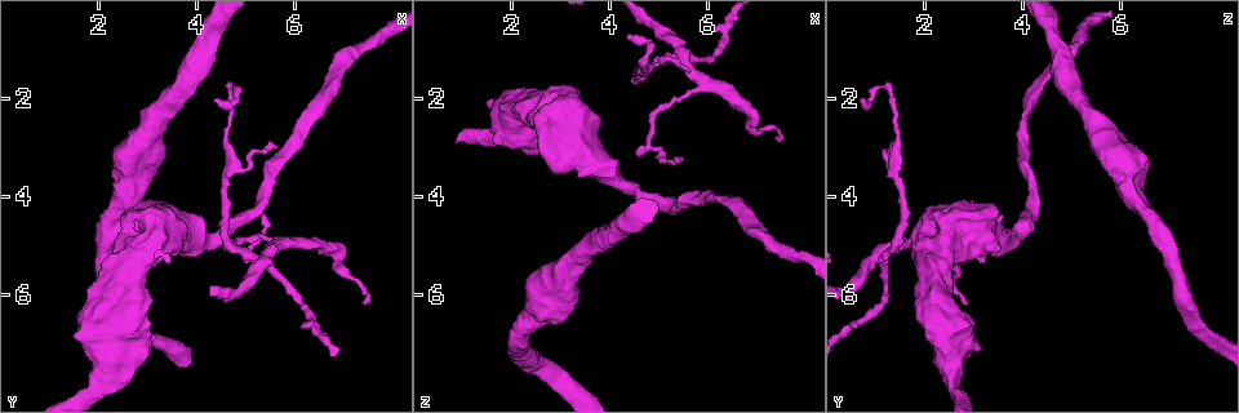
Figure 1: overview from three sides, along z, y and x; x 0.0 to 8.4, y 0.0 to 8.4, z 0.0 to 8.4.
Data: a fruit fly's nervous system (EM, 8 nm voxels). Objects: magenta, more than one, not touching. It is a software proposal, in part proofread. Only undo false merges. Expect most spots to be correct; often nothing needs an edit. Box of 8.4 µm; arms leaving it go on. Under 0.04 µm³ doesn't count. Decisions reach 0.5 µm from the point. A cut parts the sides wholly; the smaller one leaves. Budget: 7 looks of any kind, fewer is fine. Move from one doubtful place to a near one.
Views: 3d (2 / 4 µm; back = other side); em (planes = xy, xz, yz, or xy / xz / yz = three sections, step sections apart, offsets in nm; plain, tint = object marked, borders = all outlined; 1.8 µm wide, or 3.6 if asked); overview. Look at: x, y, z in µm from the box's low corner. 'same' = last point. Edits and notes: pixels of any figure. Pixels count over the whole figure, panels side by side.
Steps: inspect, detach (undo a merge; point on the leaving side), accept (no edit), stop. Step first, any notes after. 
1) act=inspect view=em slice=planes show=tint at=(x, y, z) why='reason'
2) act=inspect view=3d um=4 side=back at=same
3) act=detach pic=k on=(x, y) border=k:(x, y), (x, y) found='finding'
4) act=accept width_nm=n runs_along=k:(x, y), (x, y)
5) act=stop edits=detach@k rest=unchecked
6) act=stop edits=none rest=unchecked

act=inspect view=em um=3.6 slice=planes show=tint at=(2.20, 7.25, 2.45) why='thick turns thin'

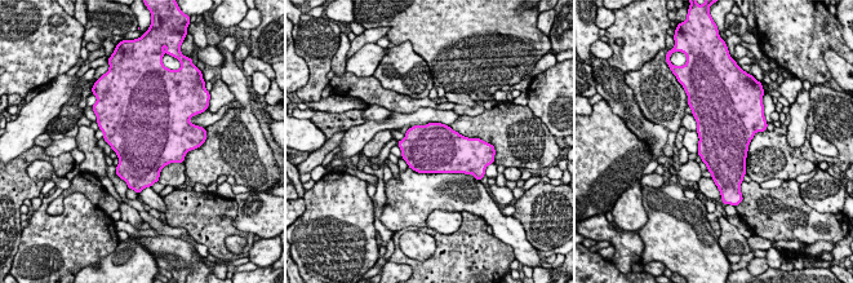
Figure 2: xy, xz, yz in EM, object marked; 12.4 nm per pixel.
act=accept found='continuous, no second neuron'

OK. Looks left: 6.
act=inspect view=em slice=planes show=tint at=(2.85, 5.10, 2.15) why='abrupt turn'

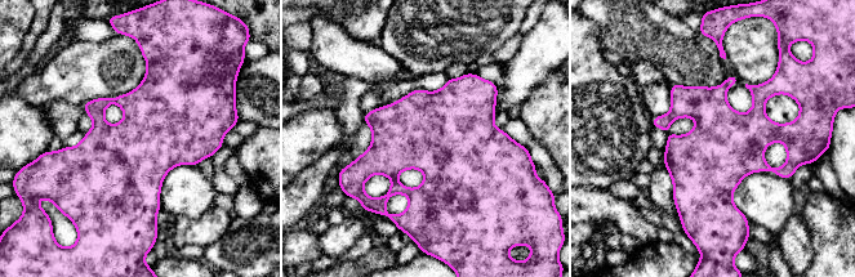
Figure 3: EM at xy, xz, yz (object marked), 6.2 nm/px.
act=accept found='continuous, no second neuron'

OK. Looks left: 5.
act=inspect view=em um=3.6 slice=planes show=plain at=(2.65, 3.60, 6.10) why='sudden change in width'

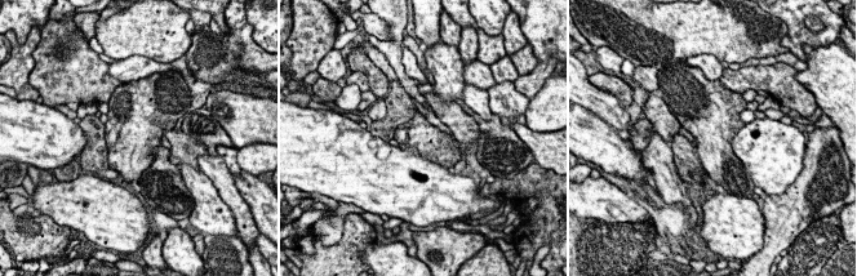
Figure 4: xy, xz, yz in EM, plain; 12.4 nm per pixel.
act=inspect view=em um=3.6 slice=planes show=borders at=same

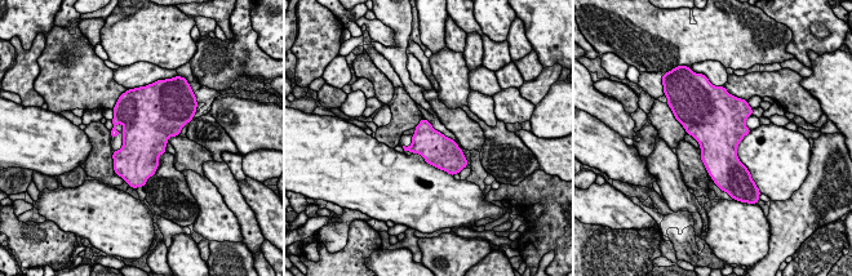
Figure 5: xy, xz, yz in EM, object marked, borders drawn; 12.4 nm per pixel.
act=accept width_nm=400 found='all the same neuron'

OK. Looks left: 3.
act=stop edits=none rest=unchecked

